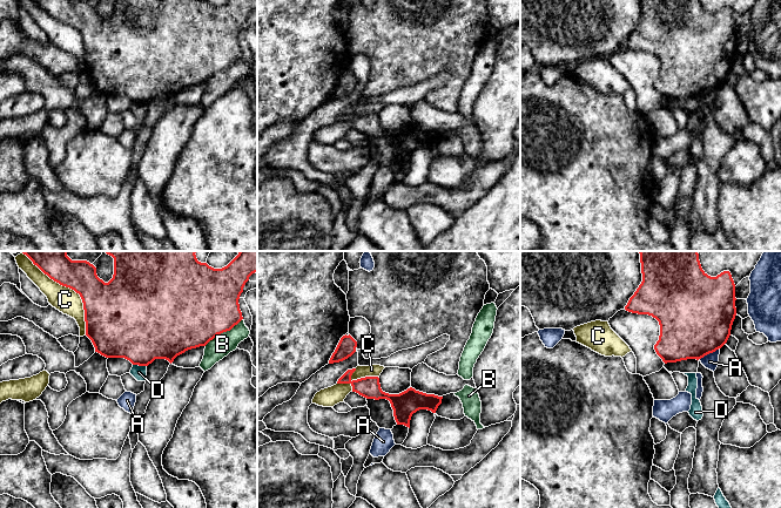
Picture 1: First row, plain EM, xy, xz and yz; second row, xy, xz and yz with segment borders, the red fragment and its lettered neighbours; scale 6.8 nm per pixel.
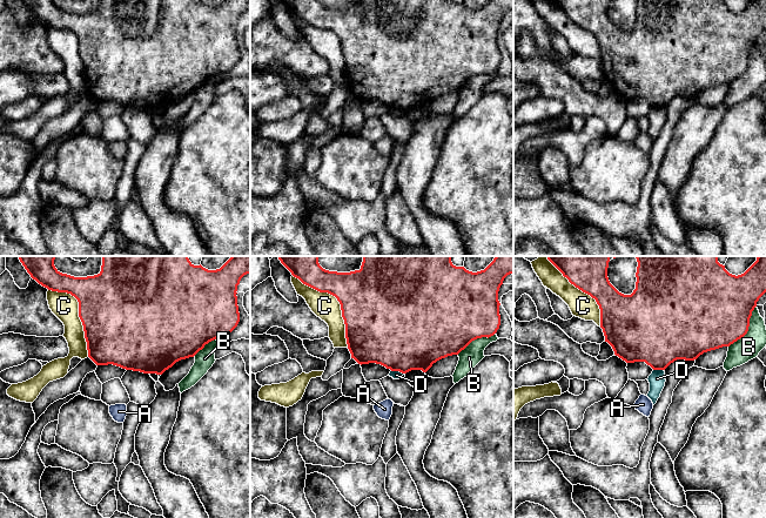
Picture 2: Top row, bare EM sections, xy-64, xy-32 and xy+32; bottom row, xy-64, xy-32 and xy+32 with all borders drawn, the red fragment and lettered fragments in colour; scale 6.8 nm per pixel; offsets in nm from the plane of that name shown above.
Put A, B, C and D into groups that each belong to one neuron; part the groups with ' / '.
A / B / C / D

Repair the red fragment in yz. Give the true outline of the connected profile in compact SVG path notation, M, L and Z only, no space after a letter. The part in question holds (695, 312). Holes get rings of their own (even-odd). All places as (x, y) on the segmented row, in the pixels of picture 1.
M639 251L642 282L629 298L625 310L648 314L660 325L659 340L654 345L657 354L665 364L687 359L701 359L721 348L730 336L736 316L735 284L729 271L716 277L708 276L701 267L698 251Z

